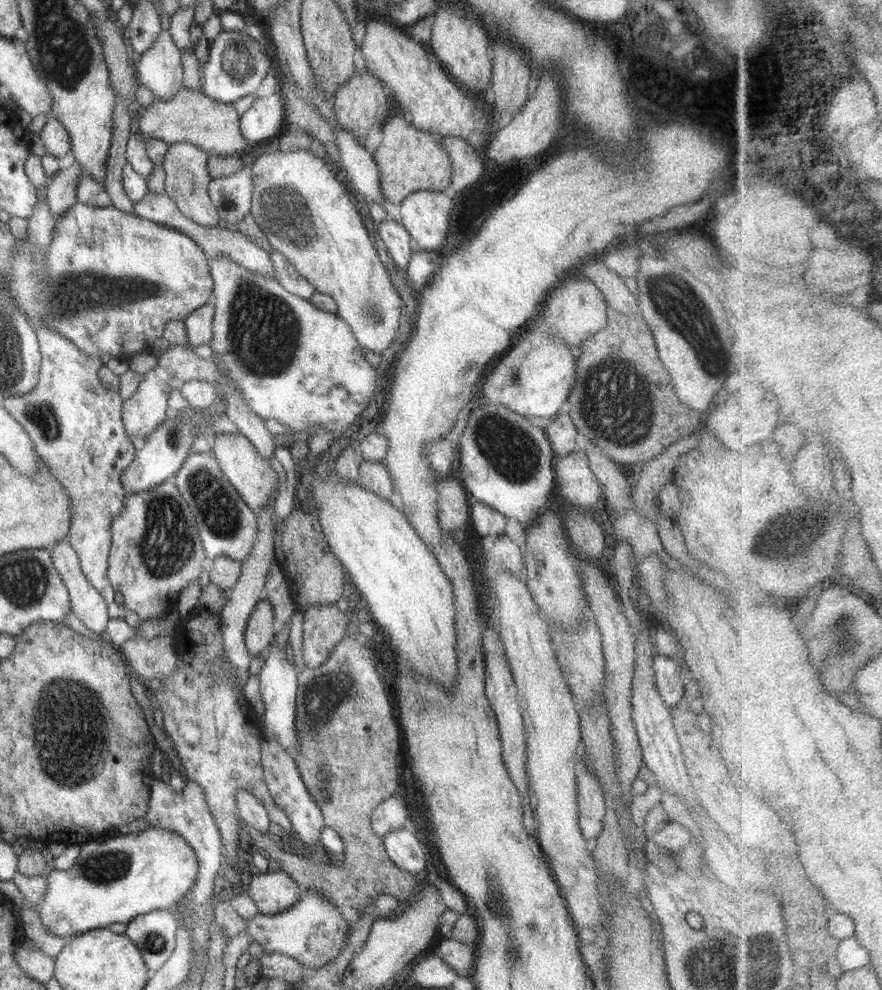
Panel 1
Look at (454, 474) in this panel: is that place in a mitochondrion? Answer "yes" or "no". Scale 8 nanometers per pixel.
no

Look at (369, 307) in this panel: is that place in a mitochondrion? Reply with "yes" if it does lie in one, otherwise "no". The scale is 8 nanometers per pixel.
yes

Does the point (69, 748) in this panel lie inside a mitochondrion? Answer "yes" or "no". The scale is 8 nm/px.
yes

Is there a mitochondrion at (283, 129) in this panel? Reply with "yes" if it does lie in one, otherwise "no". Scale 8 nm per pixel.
no

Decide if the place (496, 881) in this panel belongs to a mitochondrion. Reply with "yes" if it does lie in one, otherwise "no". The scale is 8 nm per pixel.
yes

